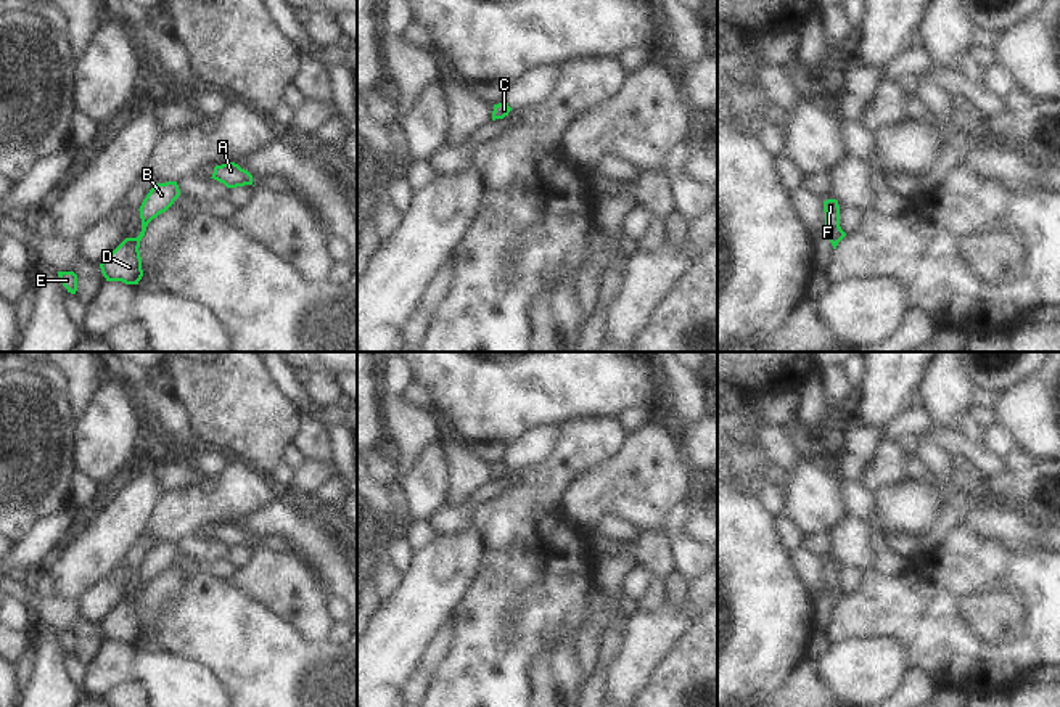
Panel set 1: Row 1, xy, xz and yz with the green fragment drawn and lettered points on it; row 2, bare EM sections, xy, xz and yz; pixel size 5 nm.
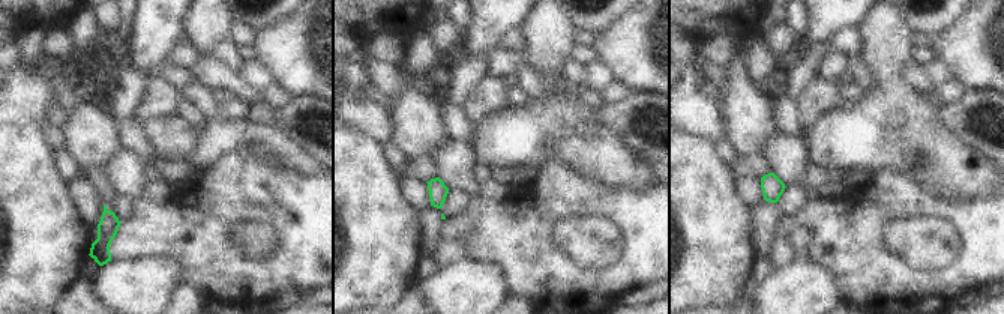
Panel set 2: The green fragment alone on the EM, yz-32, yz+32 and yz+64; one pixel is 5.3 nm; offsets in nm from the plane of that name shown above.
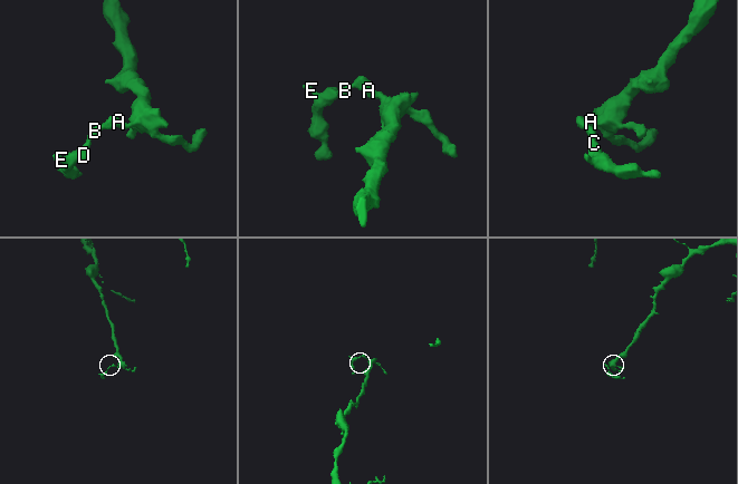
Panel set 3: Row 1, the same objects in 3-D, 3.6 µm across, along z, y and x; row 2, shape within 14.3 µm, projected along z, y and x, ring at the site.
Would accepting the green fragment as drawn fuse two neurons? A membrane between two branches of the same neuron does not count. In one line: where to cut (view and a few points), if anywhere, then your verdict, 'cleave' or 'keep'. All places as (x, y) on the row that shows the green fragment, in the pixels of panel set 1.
no cut; keep

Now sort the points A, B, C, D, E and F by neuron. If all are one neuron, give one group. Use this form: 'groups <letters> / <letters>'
groups A B C D E F

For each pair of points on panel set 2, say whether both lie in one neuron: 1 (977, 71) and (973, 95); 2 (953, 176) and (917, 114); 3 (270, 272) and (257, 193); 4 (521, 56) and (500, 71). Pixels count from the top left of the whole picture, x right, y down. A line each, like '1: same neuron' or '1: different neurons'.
1: different neurons
2: same neuron
3: same neuron
4: same neuron

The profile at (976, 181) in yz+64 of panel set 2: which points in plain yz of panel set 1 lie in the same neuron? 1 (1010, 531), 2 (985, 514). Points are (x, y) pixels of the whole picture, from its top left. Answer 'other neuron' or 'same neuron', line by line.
1: same neuron
2: same neuron

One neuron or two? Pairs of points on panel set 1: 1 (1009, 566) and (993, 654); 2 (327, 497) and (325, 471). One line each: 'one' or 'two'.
1: one
2: two

